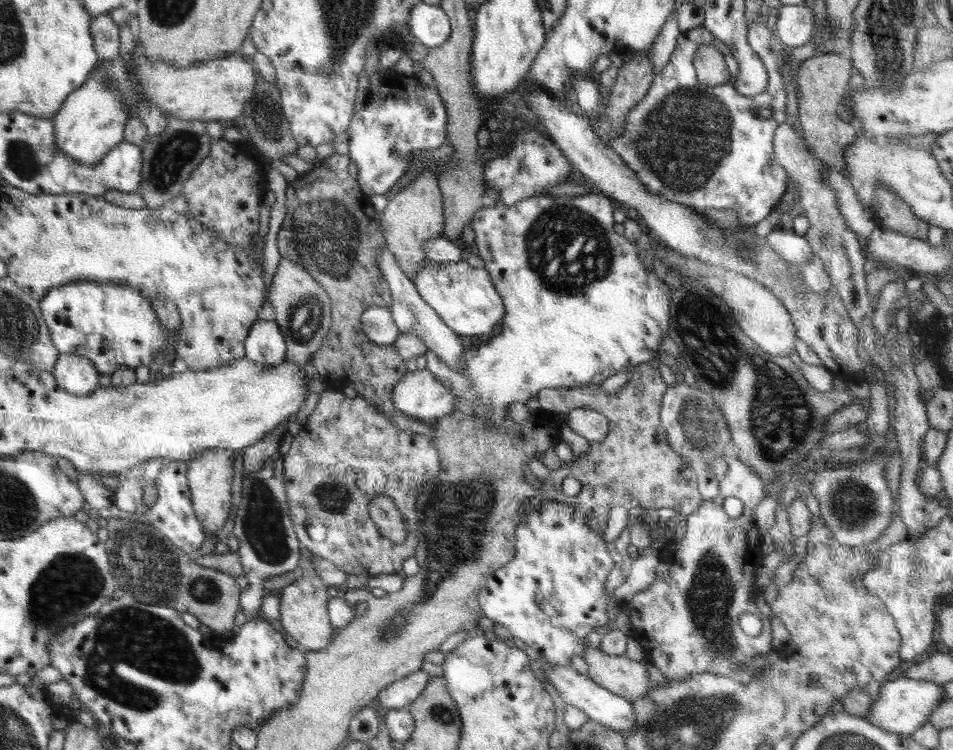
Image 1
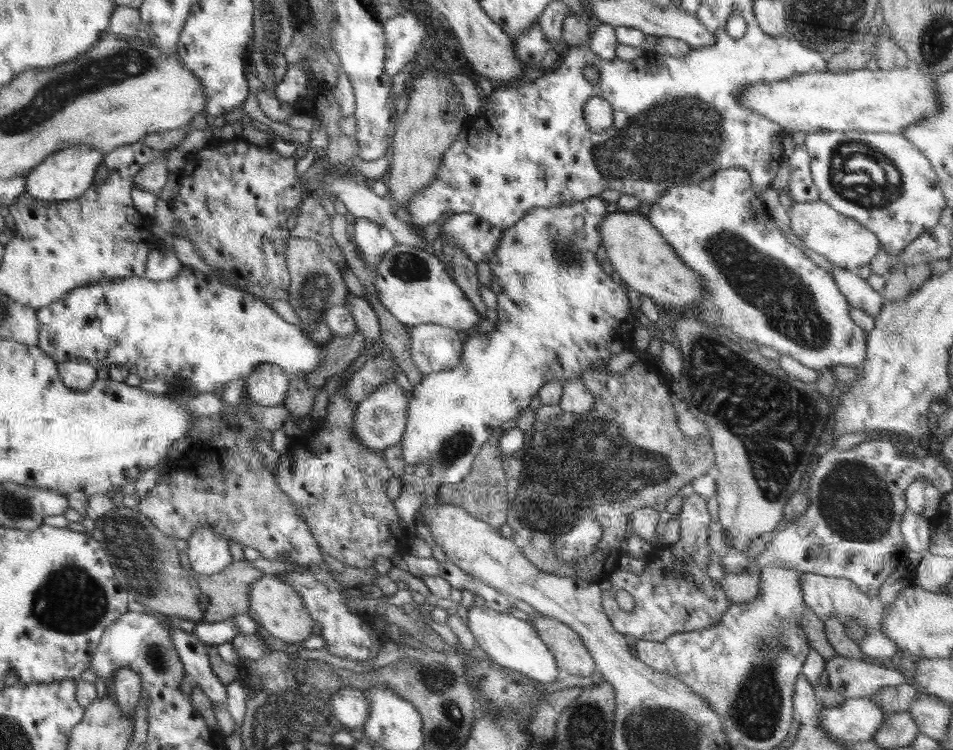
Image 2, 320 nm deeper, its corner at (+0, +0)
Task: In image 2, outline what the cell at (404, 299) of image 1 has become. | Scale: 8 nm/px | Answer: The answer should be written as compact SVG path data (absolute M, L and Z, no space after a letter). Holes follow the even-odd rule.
M368 218L351 219L351 223L354 225L356 244L366 263L375 269L380 264L382 255L397 245L396 240L382 224L376 224Z

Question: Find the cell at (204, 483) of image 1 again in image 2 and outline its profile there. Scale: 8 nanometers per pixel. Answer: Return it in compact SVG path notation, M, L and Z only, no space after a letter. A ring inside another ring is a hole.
M209 526L197 528L187 541L188 560L195 572L212 575L222 572L230 560L228 542Z

